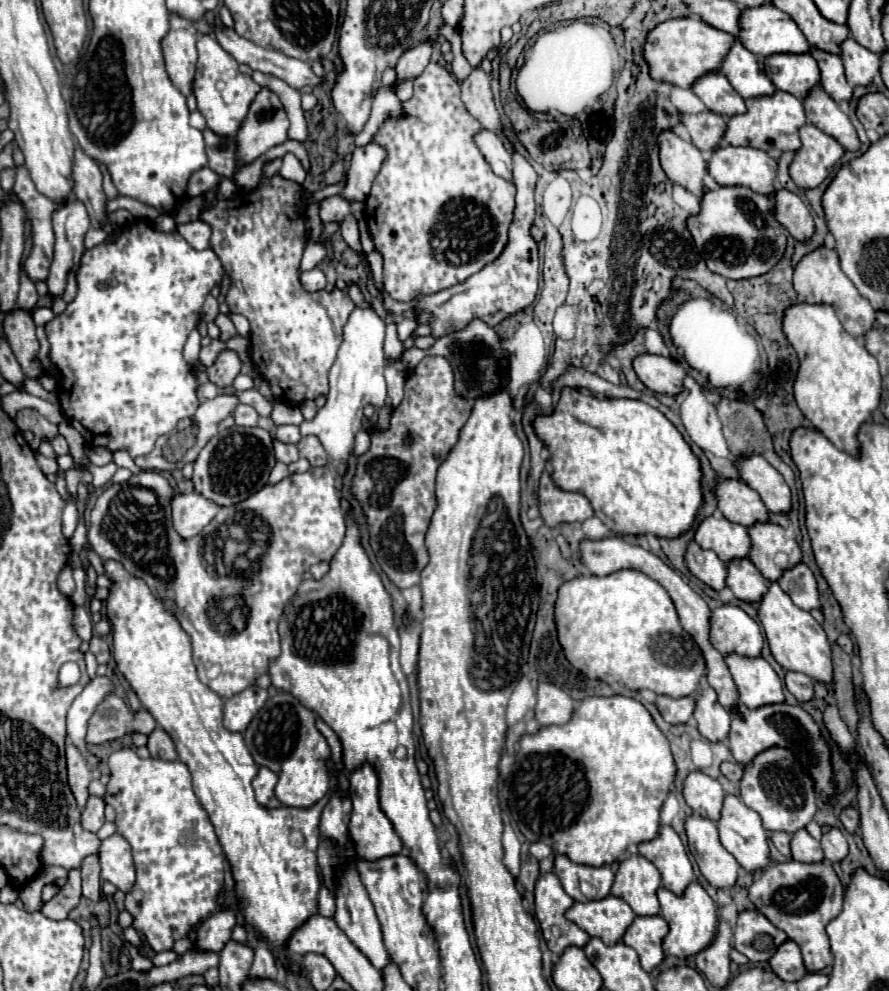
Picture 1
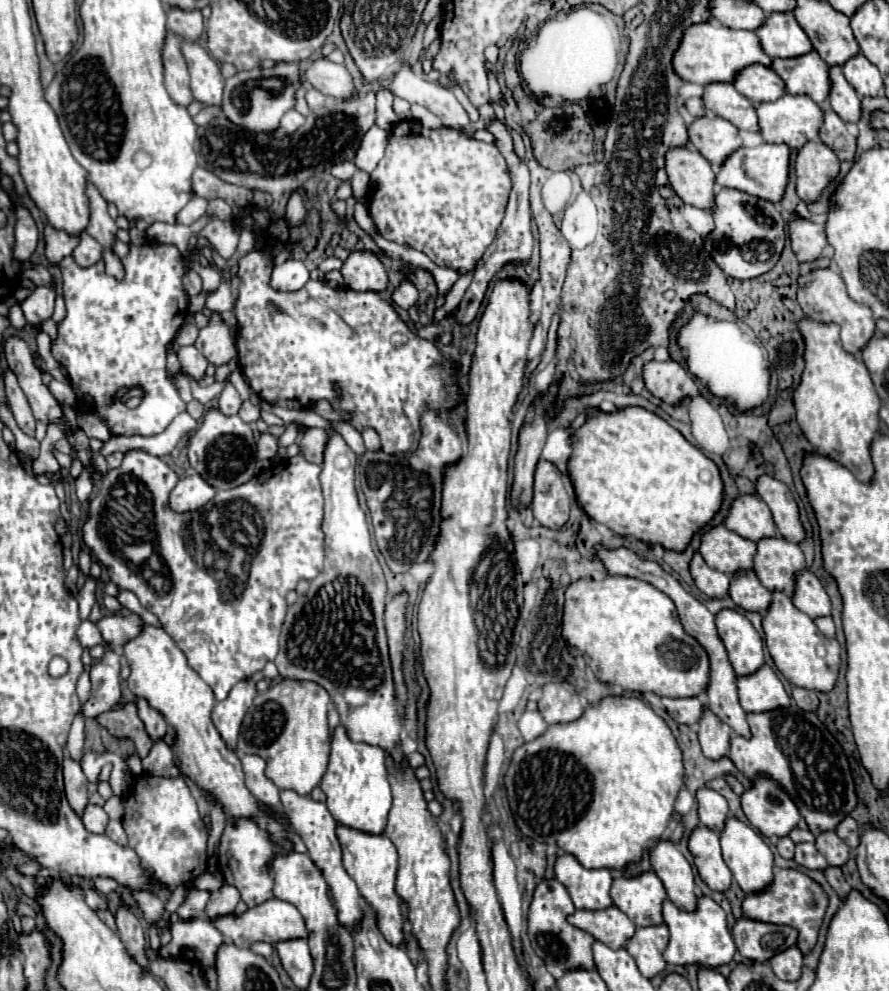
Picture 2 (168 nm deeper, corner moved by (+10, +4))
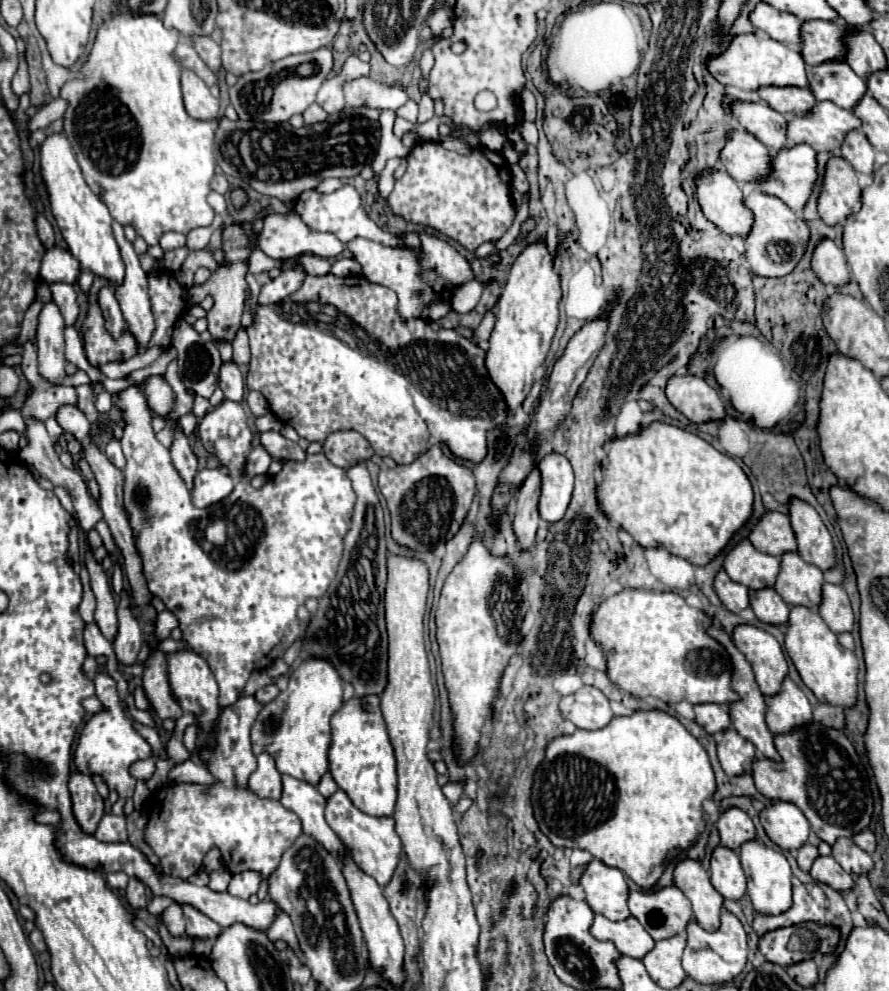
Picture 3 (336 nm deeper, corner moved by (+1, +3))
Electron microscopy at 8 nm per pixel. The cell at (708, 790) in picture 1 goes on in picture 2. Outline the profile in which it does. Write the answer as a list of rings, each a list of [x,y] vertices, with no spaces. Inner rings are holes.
[[[698,789],[696,793],[696,799],[698,799],[698,815],[700,815],[700,823],[712,831],[722,831],[730,811],[728,811],[728,803],[726,799],[712,791],[712,789]]]

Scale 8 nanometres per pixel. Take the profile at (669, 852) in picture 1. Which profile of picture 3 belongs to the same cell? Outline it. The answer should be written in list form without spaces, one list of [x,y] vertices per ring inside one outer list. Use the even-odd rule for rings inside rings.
[[[691,858],[679,860],[673,870],[673,882],[689,898],[695,920],[705,930],[715,930],[719,926],[723,896],[709,882],[709,874],[703,866]]]

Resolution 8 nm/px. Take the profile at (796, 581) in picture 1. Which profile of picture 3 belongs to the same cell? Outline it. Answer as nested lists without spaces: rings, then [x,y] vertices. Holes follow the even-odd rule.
[[[827,582],[823,584],[823,598],[821,604],[817,606],[817,612],[835,634],[851,632],[853,612],[849,606],[849,598],[841,586]]]

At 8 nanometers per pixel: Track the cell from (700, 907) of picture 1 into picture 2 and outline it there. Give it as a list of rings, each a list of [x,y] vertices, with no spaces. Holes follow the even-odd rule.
[[[700,897],[698,907],[692,913],[680,911],[672,901],[666,901],[664,903],[664,921],[670,929],[670,943],[664,951],[664,959],[670,965],[696,965],[696,967],[716,969],[716,967],[732,961],[732,957],[736,953],[736,945],[734,945],[732,933],[728,933],[726,913],[710,897]]]

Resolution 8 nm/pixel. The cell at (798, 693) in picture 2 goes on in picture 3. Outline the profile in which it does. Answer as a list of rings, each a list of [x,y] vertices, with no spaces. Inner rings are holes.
[[[817,704],[813,708],[813,720],[827,724],[831,728],[843,728],[845,726],[845,716],[841,706],[831,706],[831,704]]]

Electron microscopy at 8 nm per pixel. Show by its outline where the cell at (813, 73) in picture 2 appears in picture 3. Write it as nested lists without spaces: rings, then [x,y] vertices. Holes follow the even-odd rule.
[[[825,60],[823,64],[807,66],[807,80],[807,88],[815,100],[829,100],[845,110],[851,110],[867,90],[867,82],[843,60]]]

